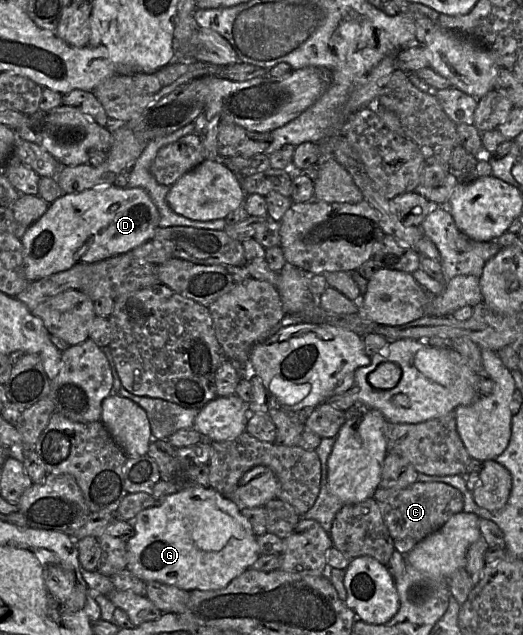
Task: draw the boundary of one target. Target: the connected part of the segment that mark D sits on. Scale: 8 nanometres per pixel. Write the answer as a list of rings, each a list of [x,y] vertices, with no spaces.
[[[110,187],[91,188],[80,193],[63,194],[49,203],[45,214],[33,223],[20,239],[23,246],[23,267],[29,281],[72,268],[79,263],[95,263],[127,253],[151,241],[159,227],[159,211],[143,188]]]

